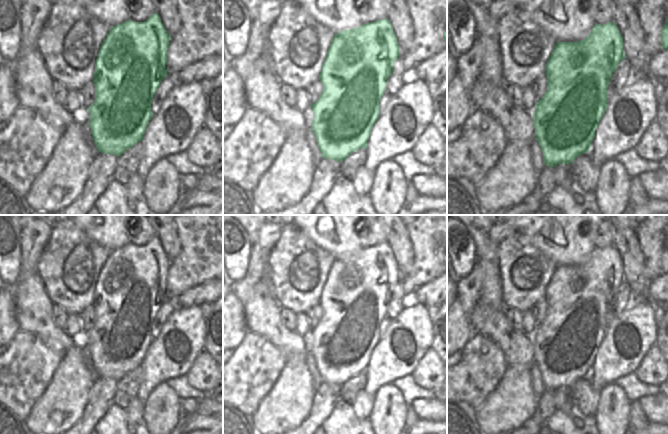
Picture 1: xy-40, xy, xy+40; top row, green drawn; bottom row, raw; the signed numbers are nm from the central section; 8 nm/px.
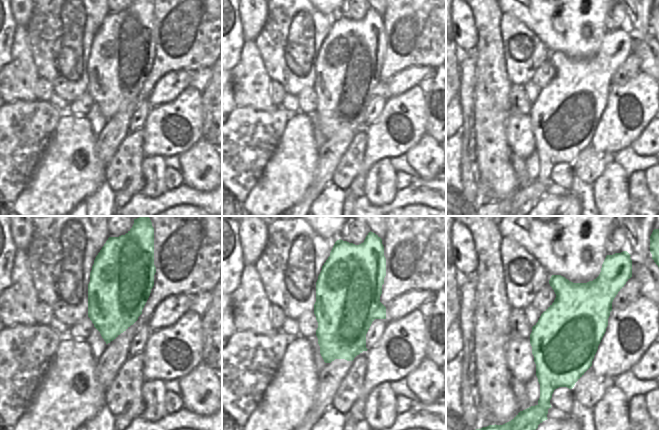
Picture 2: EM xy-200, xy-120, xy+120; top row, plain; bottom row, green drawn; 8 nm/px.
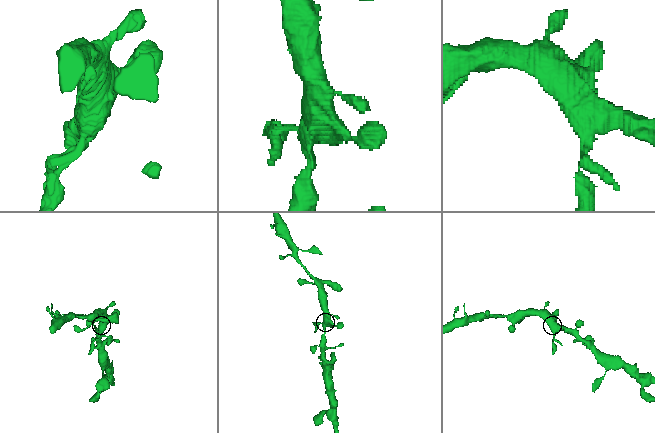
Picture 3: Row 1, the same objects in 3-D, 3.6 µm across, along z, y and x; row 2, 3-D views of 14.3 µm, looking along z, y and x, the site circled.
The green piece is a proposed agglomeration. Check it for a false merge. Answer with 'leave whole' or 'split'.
split

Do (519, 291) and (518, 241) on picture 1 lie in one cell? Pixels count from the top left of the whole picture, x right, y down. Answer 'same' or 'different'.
same

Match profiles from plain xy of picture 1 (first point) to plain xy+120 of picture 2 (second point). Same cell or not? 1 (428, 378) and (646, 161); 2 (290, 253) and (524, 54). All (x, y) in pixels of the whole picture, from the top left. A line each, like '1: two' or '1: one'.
1: two
2: one

